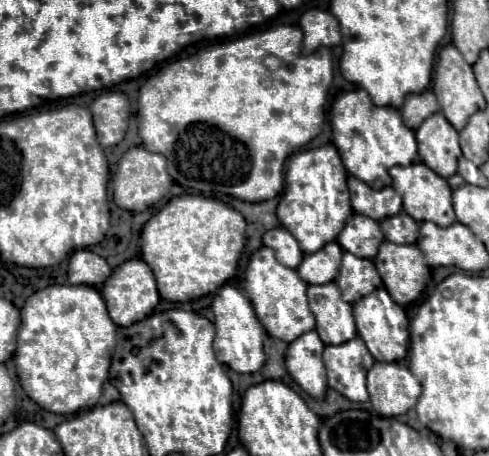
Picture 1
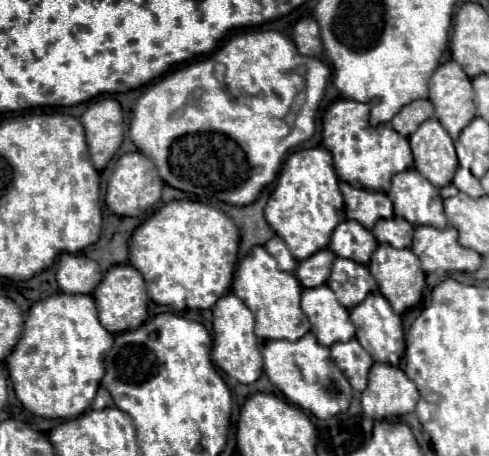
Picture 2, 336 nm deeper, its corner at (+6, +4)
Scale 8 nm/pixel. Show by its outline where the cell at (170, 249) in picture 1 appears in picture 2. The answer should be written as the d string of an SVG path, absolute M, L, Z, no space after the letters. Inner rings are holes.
M190 199L170 201L134 231L130 239L130 265L142 273L146 291L154 303L170 305L178 311L210 309L224 293L228 293L238 261L238 241L238 227L220 209Z

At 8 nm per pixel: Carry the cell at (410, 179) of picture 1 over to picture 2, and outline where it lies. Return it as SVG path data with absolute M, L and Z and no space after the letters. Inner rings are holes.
M406 169L394 175L388 197L394 201L396 217L402 217L412 225L432 225L436 229L446 227L438 189L416 169Z

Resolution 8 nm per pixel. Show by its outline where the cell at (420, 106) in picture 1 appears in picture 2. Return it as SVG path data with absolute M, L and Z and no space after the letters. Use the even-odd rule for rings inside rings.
M416 99L416 101L404 105L398 111L394 115L394 119L390 121L390 125L398 133L402 133L404 137L408 137L408 135L412 135L420 127L420 123L424 123L426 119L432 119L432 117L434 117L432 103L428 99Z

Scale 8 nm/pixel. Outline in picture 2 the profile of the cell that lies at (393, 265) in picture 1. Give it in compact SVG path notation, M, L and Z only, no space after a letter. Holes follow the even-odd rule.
M378 245L378 249L374 251L374 257L368 263L368 269L370 269L372 277L376 279L380 293L390 301L390 305L396 313L404 313L406 309L414 307L420 301L426 275L420 269L418 257L414 257L414 253L410 249L394 249L392 245Z

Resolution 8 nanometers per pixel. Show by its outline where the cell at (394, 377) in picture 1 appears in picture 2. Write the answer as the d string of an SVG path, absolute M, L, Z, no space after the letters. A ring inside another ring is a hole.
M374 363L360 402L364 415L372 419L386 419L412 413L418 399L420 391L402 369L386 363Z

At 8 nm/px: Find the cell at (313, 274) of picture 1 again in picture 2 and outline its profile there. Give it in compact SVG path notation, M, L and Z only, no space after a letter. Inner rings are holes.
M320 249L318 253L310 255L306 261L298 263L296 277L302 287L318 287L324 285L330 277L330 265L334 263L336 255L330 249Z

